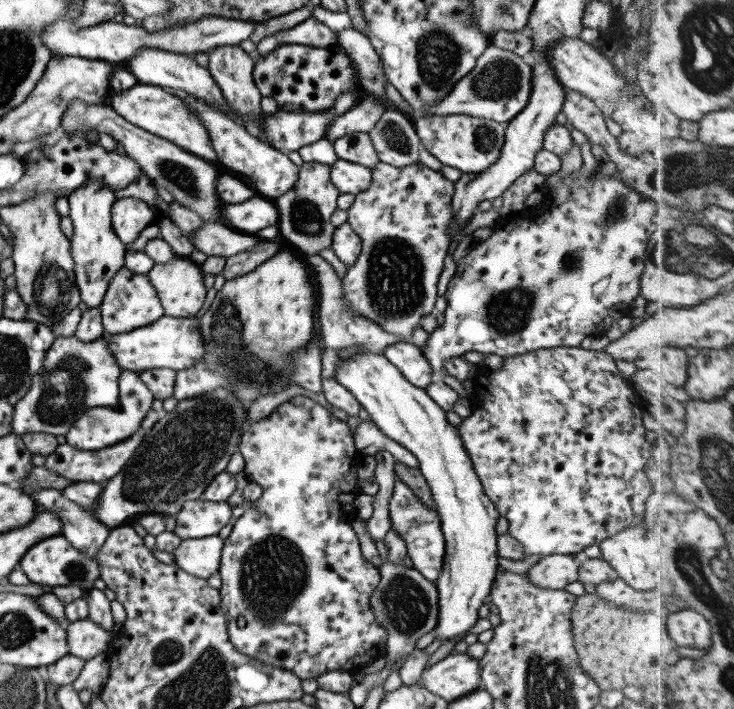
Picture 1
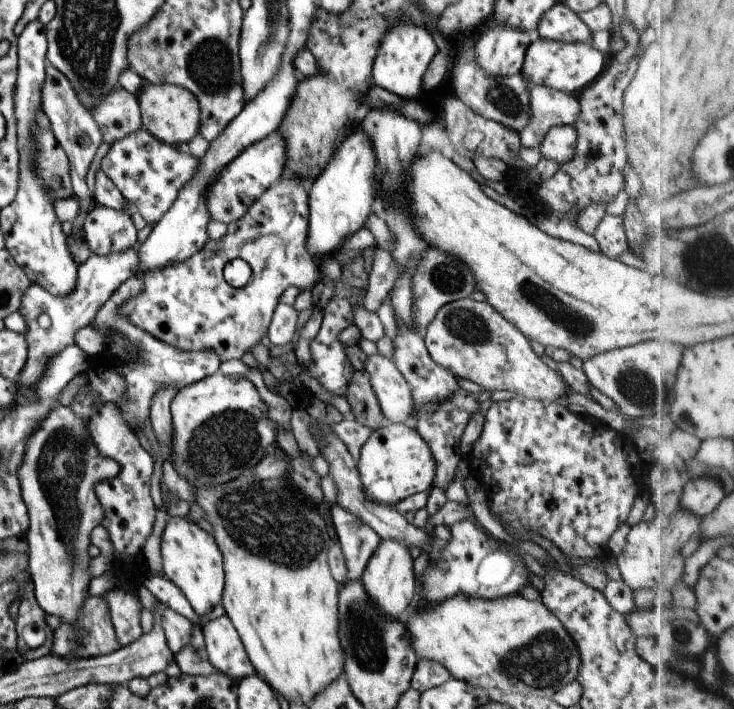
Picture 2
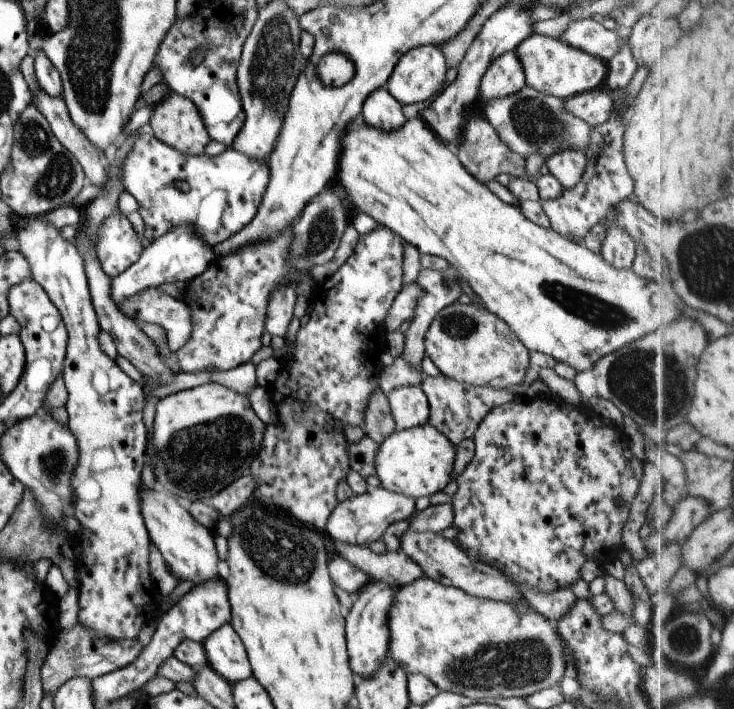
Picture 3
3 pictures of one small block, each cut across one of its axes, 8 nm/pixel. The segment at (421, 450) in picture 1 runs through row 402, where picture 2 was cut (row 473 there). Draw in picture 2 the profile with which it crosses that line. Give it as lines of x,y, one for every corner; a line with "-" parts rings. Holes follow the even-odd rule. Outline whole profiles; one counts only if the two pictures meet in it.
385,423
372,430
363,443
356,463
365,494
376,503
393,507
412,494
428,491
436,475
434,456
427,441
416,431
415,424

